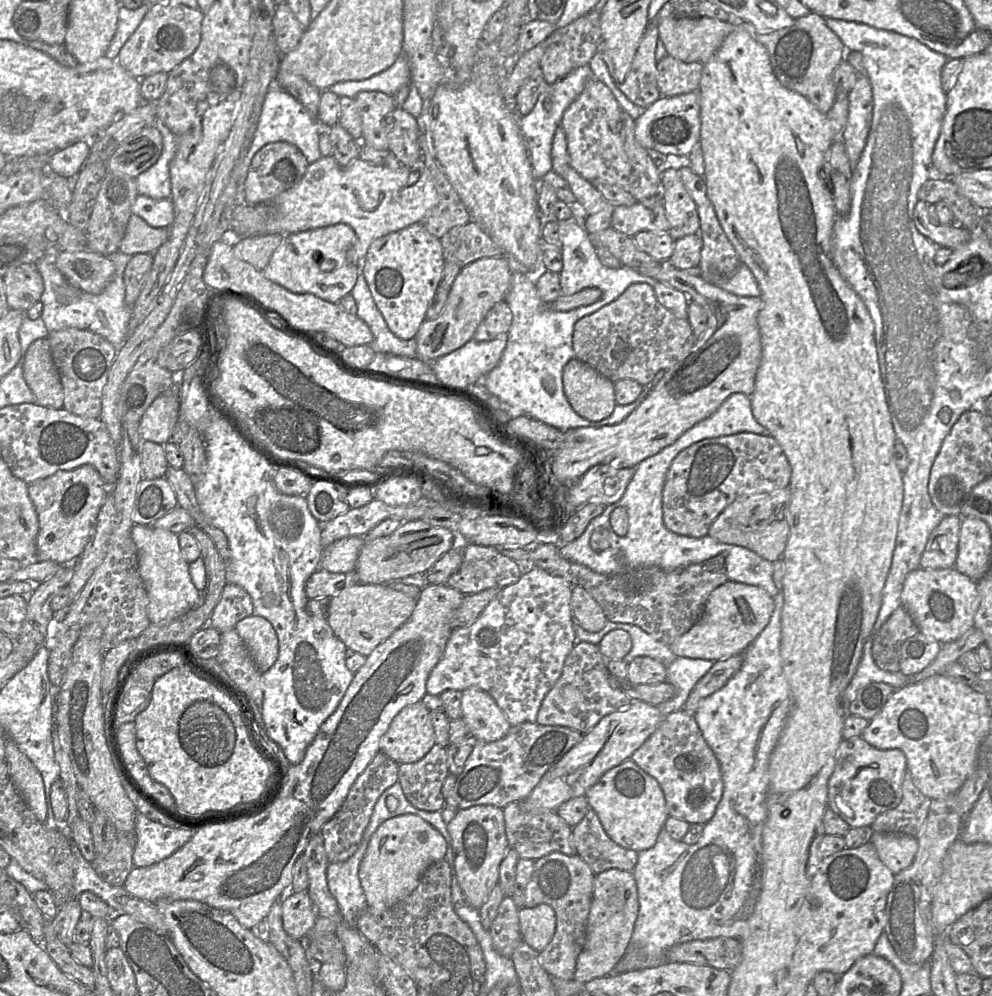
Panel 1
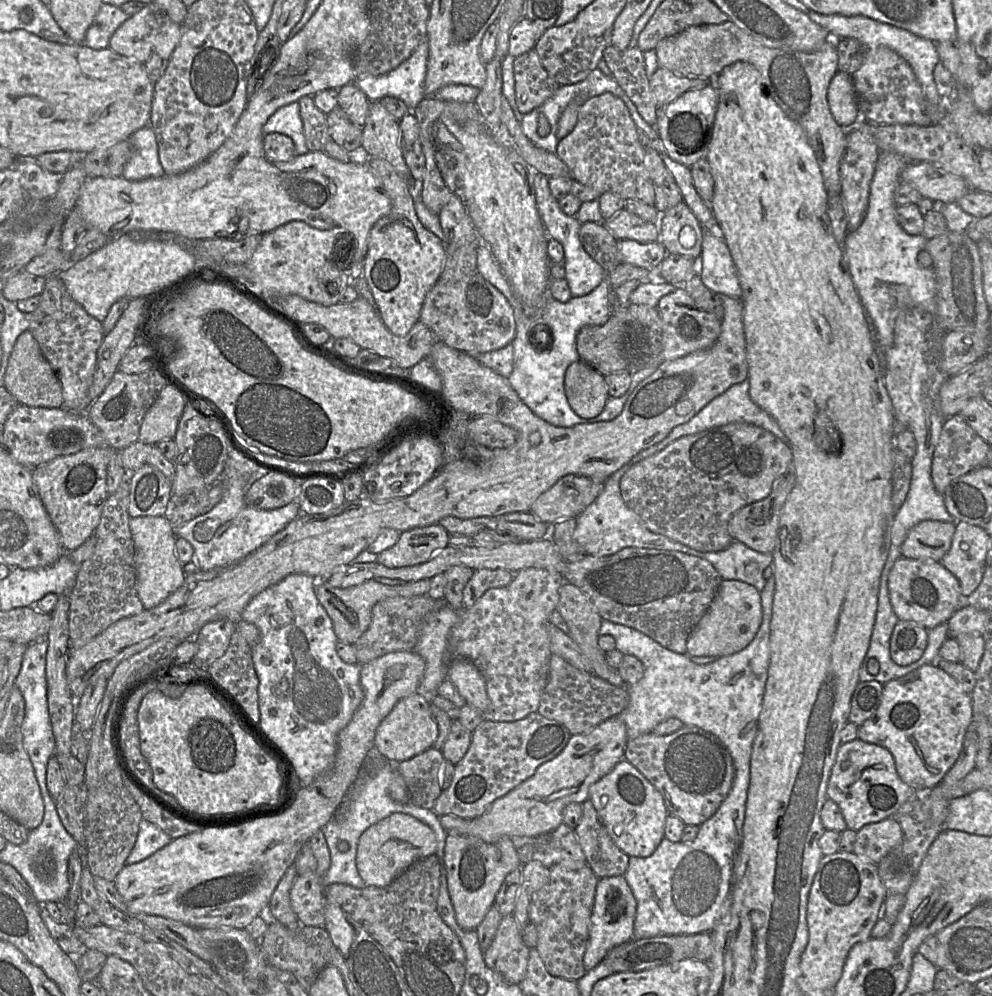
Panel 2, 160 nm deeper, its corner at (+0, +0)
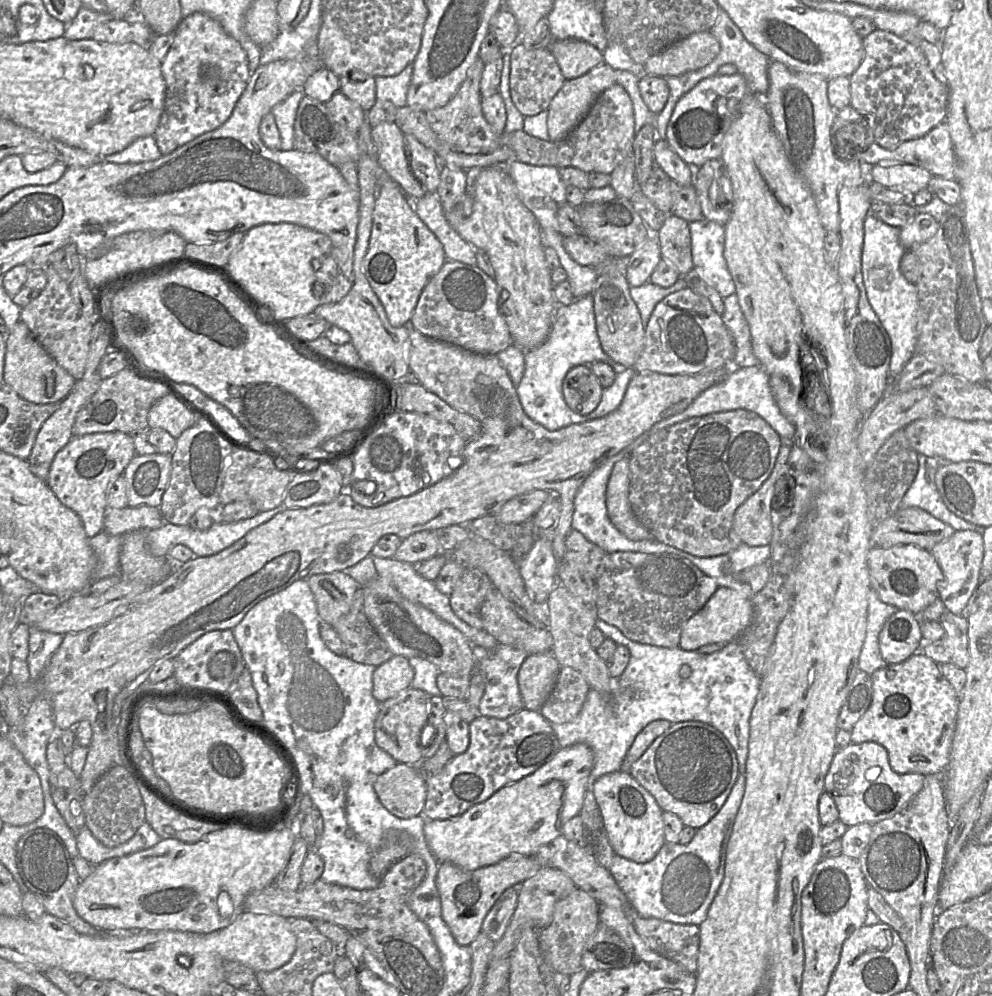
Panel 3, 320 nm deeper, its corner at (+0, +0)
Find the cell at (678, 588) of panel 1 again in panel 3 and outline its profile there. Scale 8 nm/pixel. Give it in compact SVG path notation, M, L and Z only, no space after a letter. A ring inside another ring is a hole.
M630 551L606 553L598 567L595 585L597 618L616 626L632 641L664 648L679 646L686 622L719 587L713 578L684 557Z

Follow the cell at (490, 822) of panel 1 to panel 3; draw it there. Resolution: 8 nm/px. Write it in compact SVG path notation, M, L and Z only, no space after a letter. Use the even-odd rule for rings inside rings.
M512 855L496 864L476 870L463 870L449 862L440 862L436 886L441 900L442 918L456 943L469 946L481 932L483 920L501 894L534 876L543 866L533 856Z

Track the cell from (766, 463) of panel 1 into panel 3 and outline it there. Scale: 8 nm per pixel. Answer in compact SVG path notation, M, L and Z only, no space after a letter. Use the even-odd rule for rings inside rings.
M733 410L694 417L658 430L629 457L629 503L636 519L661 543L698 557L715 557L735 550L741 539L734 530L737 508L770 476L782 440L754 412Z

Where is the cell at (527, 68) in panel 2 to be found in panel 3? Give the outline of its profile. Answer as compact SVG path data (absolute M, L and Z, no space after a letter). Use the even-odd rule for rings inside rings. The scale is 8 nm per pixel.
M521 42L510 49L510 93L516 108L526 116L534 116L548 109L550 102L567 80L549 48L530 50Z

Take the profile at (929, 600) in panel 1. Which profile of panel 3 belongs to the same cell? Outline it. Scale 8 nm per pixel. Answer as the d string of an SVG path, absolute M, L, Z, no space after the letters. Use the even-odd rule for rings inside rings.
M872 544L867 554L867 565L871 589L884 603L919 614L939 598L939 584L943 575L930 551L909 544L888 548Z

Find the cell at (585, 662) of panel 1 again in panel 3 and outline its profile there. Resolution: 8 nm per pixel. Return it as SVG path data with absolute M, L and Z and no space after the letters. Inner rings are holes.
M561 666L555 686L539 712L549 723L571 722L580 713L590 689L579 671Z

